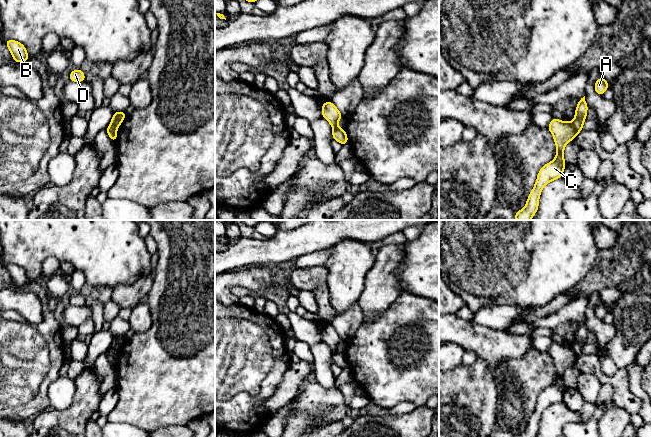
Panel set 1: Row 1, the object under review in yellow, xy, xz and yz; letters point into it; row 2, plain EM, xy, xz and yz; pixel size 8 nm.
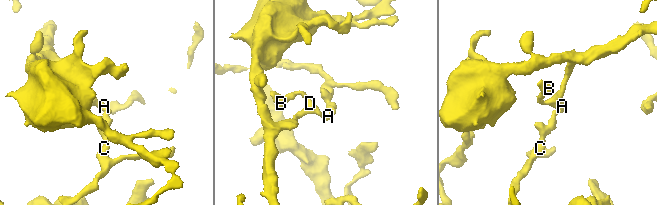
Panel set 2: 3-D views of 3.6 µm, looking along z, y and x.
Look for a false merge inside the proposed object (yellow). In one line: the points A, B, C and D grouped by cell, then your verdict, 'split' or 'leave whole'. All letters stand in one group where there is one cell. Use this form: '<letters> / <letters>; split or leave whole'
A B D / C; split

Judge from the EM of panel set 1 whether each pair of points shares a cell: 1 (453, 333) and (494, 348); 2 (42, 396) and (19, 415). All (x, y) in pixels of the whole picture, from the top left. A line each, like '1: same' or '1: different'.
1: same
2: same

